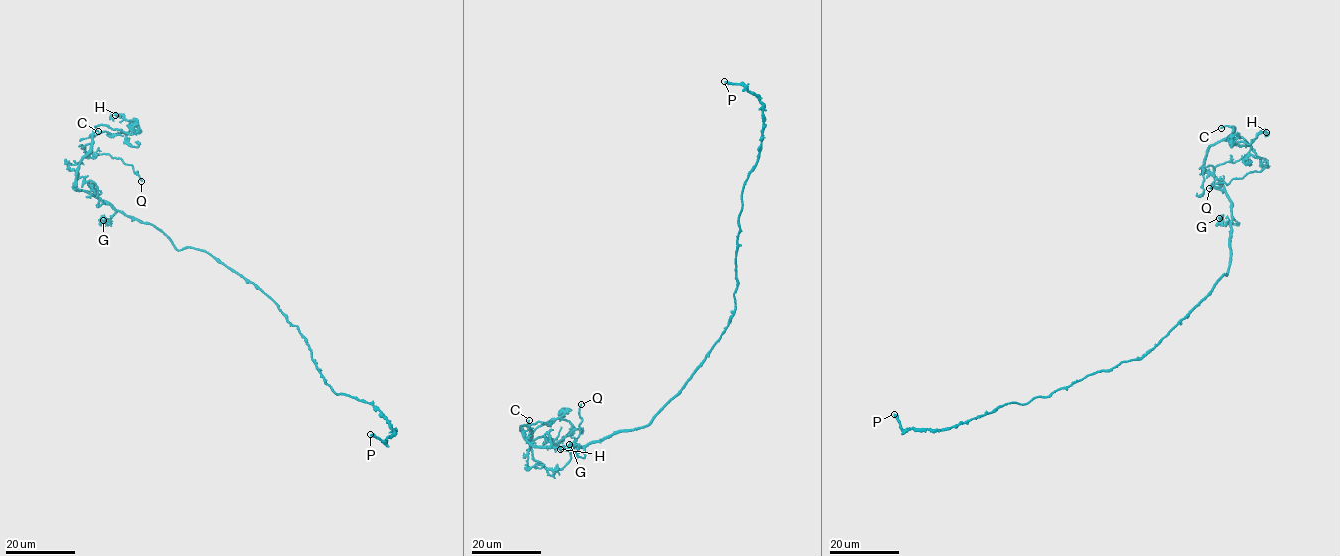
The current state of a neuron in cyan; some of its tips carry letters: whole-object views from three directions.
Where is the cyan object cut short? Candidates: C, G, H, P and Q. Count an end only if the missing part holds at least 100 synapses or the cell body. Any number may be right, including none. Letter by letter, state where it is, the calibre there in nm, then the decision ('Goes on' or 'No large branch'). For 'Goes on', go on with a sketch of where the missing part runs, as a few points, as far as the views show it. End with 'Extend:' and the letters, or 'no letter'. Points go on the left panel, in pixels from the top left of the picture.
C: Place: (98, 131). Thickness 240 nm. Goes on. Course of what is missing: (98, 131), (100, 133), (91, 134), (84, 128), (72, 127), (61, 112), (58, 102)
G: Place: (103, 220). Thickness 160 nm. No large branch
H: Place: (115, 115). Thickness 220 nm. No large branch
P: Place: (370, 434). Thickness 440 nm. Goes on. Course of what is missing: (370, 434), (307, 392), (245, 418), (183, 422), (126, 470), (110, 458), (120, 469)
Q: Place: (141, 181). Thickness 130 nm. No large branch
Extend: C, P

